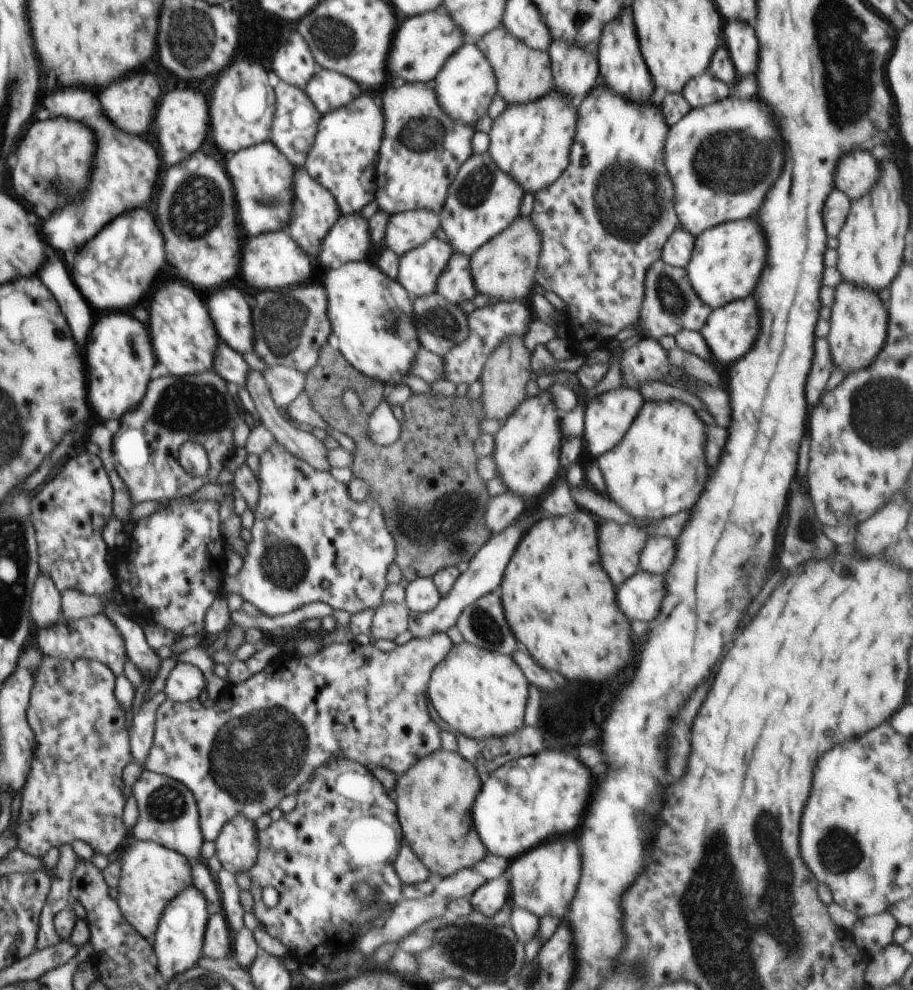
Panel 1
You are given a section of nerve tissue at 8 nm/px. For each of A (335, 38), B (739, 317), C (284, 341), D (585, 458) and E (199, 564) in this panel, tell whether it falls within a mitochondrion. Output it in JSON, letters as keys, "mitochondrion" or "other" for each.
{"A":"mitochondrion","B":"other","C":"mitochondrion","D":"other","E":"other"}

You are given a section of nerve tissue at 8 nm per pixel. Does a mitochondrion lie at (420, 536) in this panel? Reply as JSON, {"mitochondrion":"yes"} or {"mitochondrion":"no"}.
{"mitochondrion":"yes"}

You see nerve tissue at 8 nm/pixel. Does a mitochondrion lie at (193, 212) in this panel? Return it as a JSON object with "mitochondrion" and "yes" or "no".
{"mitochondrion":"yes"}

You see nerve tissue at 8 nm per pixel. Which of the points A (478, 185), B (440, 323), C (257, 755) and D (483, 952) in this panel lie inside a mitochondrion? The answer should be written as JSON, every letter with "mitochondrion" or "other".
{"A":"mitochondrion","B":"mitochondrion","C":"mitochondrion","D":"mitochondrion"}

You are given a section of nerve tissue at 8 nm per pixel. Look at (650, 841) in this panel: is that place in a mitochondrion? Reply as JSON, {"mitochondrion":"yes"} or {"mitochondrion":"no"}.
{"mitochondrion":"no"}

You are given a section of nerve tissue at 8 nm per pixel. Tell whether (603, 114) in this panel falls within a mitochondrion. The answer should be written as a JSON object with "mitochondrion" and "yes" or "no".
{"mitochondrion":"no"}

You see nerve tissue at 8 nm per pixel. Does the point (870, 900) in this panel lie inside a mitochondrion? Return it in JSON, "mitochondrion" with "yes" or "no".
{"mitochondrion":"no"}

